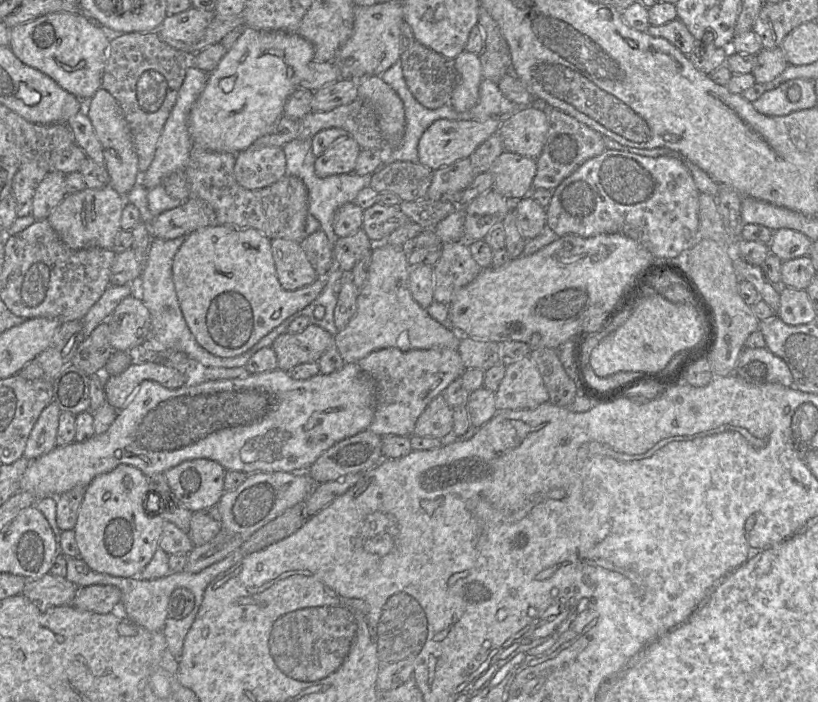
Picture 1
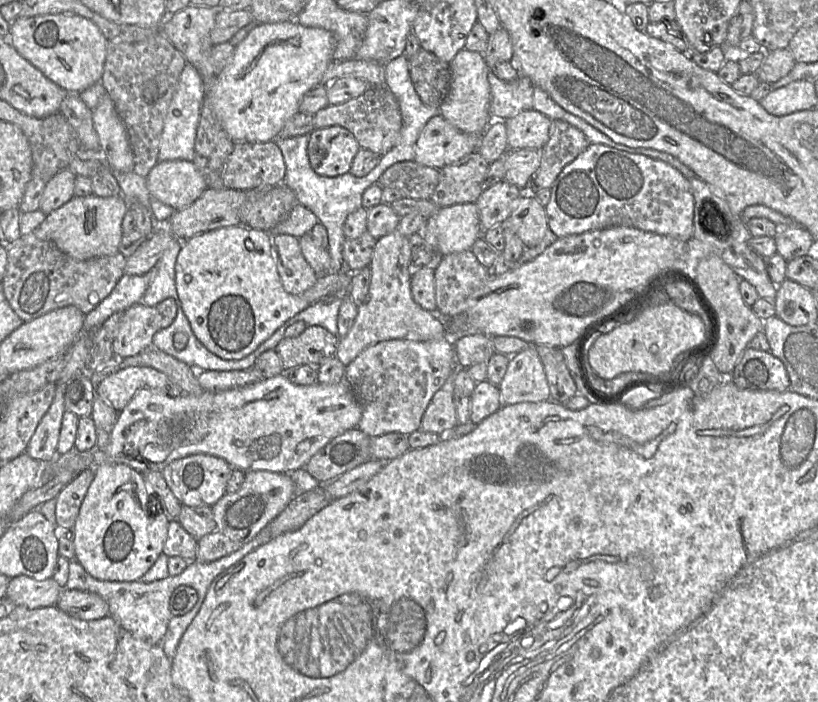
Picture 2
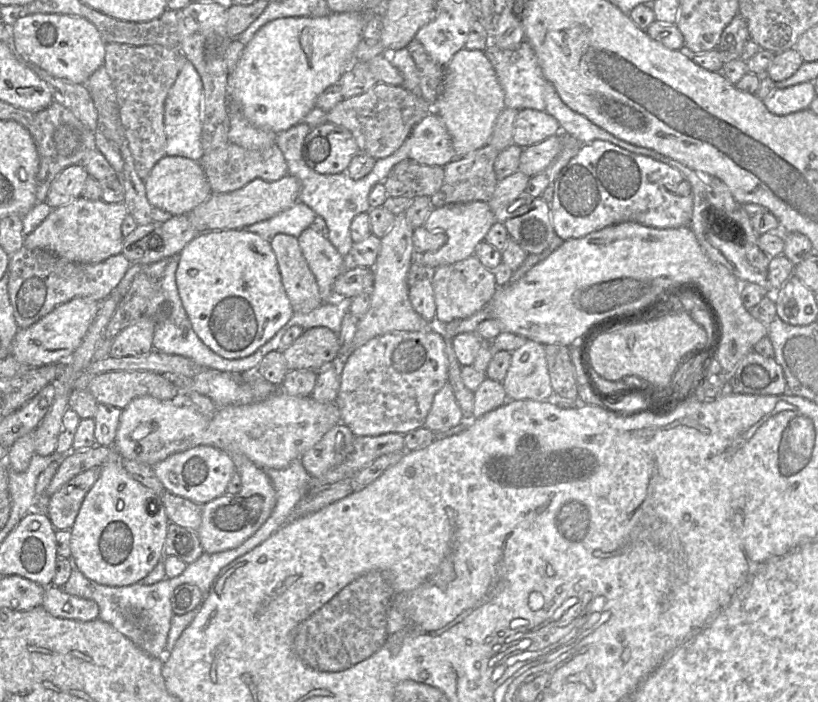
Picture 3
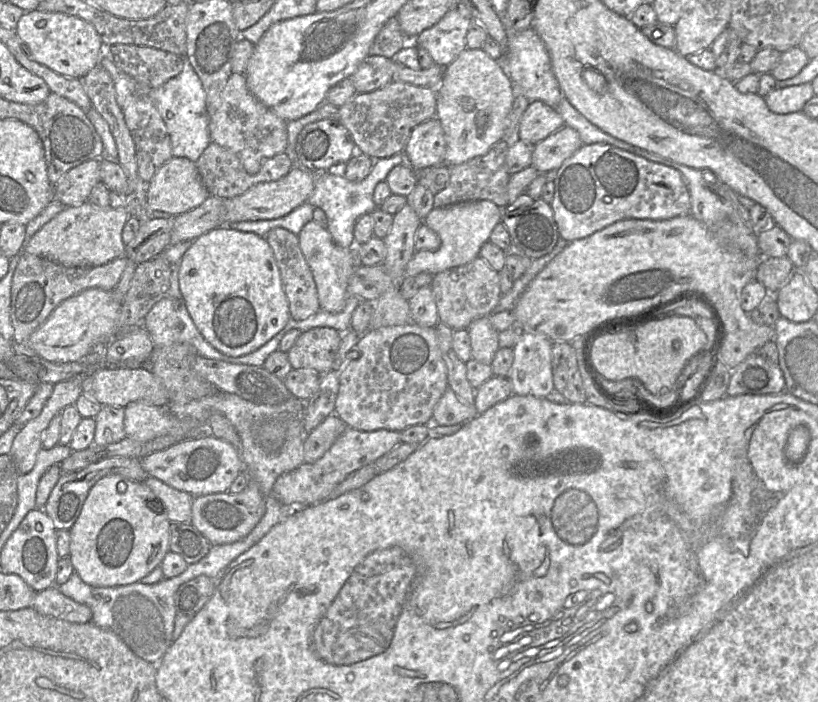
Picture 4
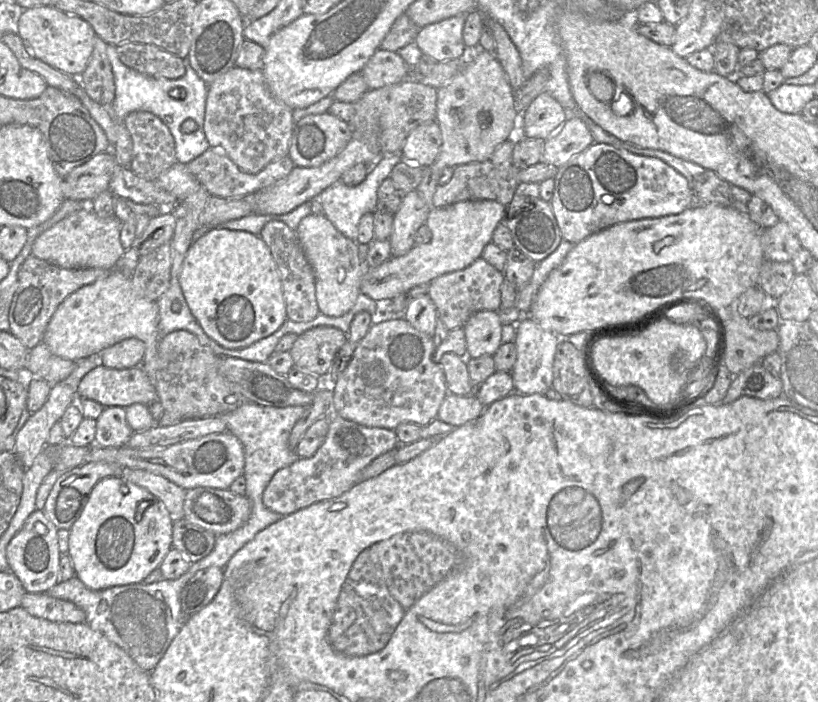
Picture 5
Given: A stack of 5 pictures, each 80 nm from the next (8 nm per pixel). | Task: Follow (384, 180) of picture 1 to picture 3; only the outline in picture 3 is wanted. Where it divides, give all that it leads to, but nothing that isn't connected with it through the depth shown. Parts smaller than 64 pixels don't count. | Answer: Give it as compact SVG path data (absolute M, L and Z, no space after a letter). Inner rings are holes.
M406 159L397 163L390 175L406 185L407 195L431 197L442 186L444 169L442 166L428 166Z

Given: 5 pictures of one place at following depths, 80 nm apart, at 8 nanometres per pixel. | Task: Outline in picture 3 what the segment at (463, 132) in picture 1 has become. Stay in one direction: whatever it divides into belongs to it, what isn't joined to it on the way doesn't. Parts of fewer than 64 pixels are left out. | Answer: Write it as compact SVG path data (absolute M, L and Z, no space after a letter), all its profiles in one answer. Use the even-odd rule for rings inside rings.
M433 110L412 129L409 159L428 166L444 167L455 158L447 128Z

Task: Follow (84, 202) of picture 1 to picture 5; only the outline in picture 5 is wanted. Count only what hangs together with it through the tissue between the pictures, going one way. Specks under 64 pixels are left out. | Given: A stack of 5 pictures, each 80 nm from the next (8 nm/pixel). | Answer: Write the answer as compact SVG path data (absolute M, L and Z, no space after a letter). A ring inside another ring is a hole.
M87 206L71 213L41 233L32 245L31 255L66 269L113 270L119 267L126 251L119 237L121 225L122 222L115 216L99 217Z

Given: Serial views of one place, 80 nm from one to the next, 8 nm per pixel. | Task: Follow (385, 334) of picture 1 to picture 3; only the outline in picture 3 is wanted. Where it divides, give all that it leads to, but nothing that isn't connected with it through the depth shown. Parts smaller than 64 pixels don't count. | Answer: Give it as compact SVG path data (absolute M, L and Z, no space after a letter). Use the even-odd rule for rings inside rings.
M400 213L395 215L393 225L381 238L380 249L372 268L374 283L370 305L357 322L357 330L347 347L347 355L377 336L396 331L424 331L434 326L434 323L427 322L415 311L409 299L410 287L407 284L407 275L416 258L412 239L413 232L414 228L408 223L405 213Z

